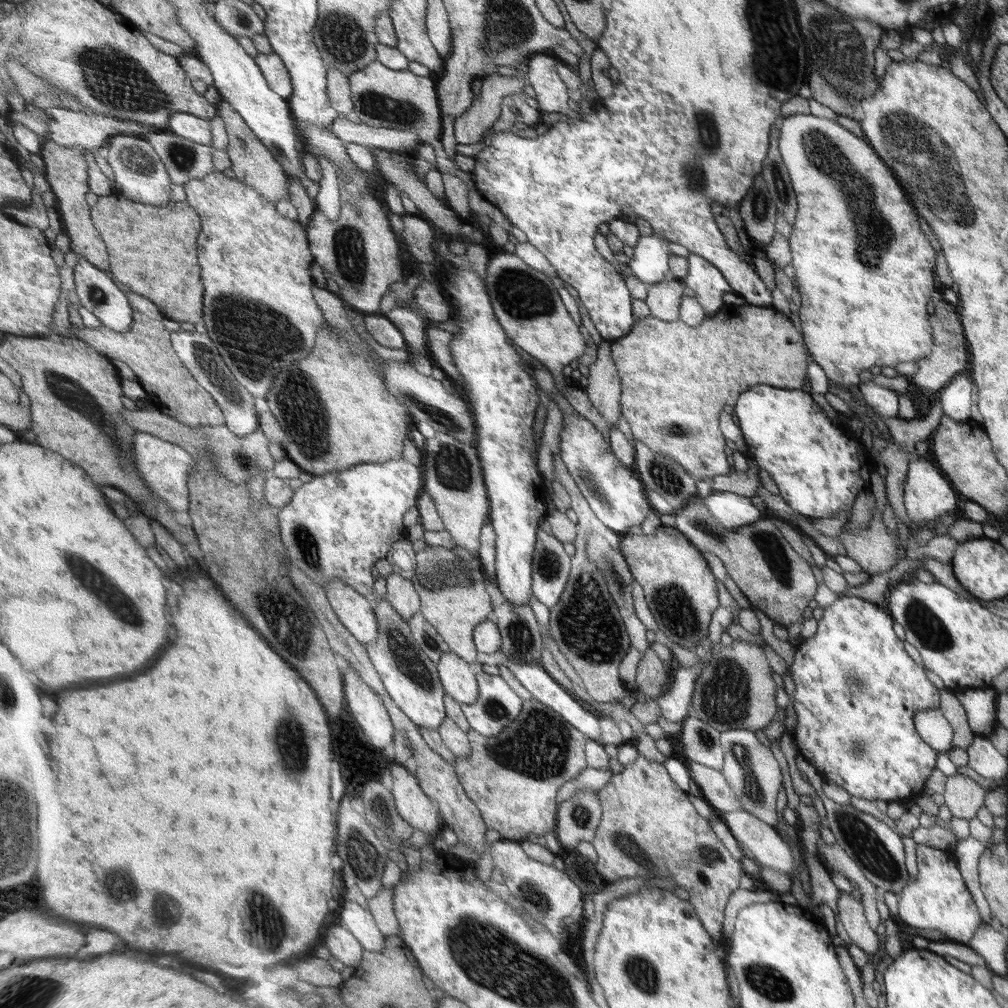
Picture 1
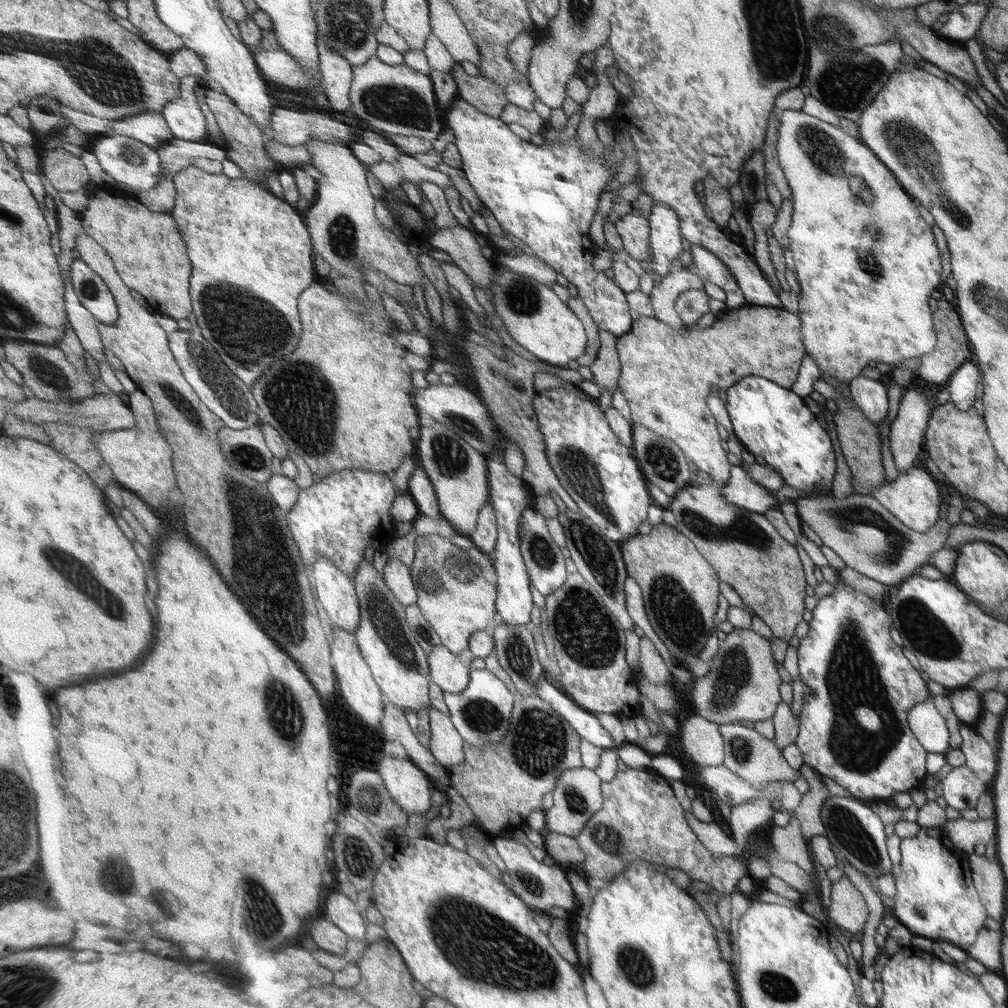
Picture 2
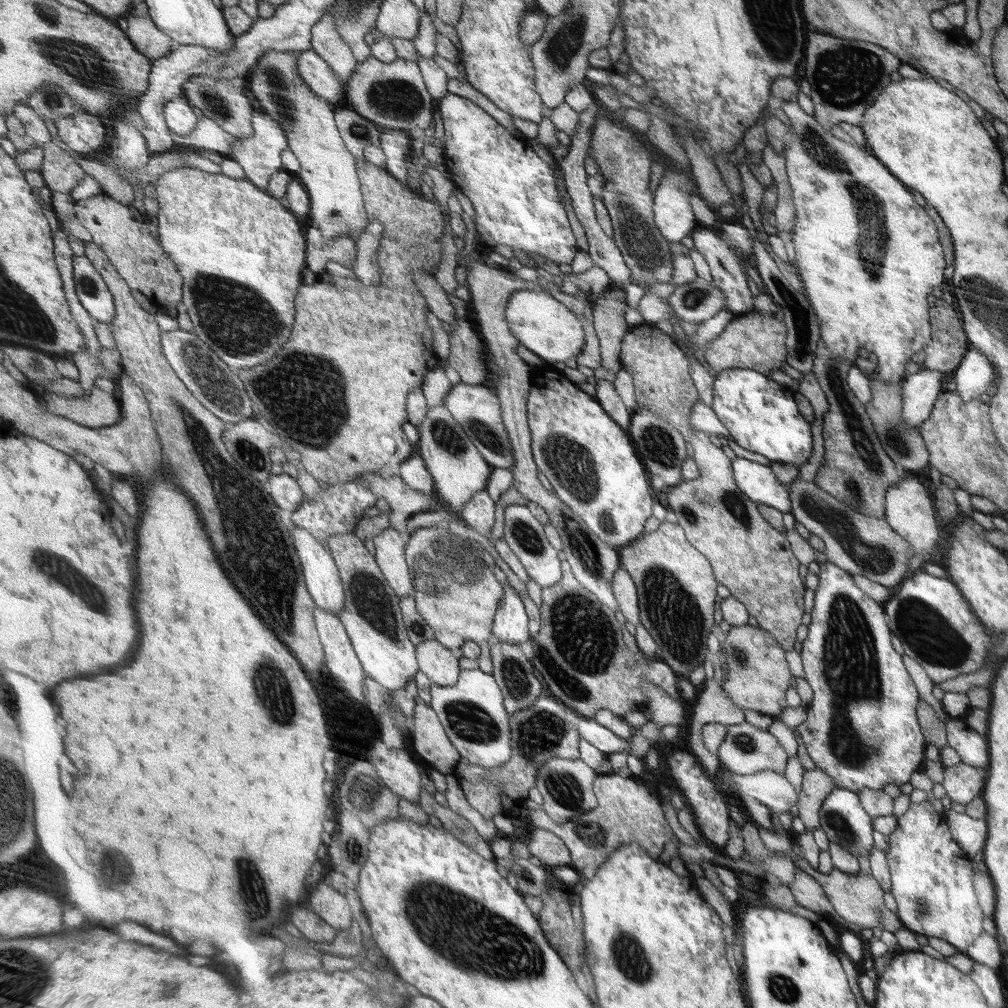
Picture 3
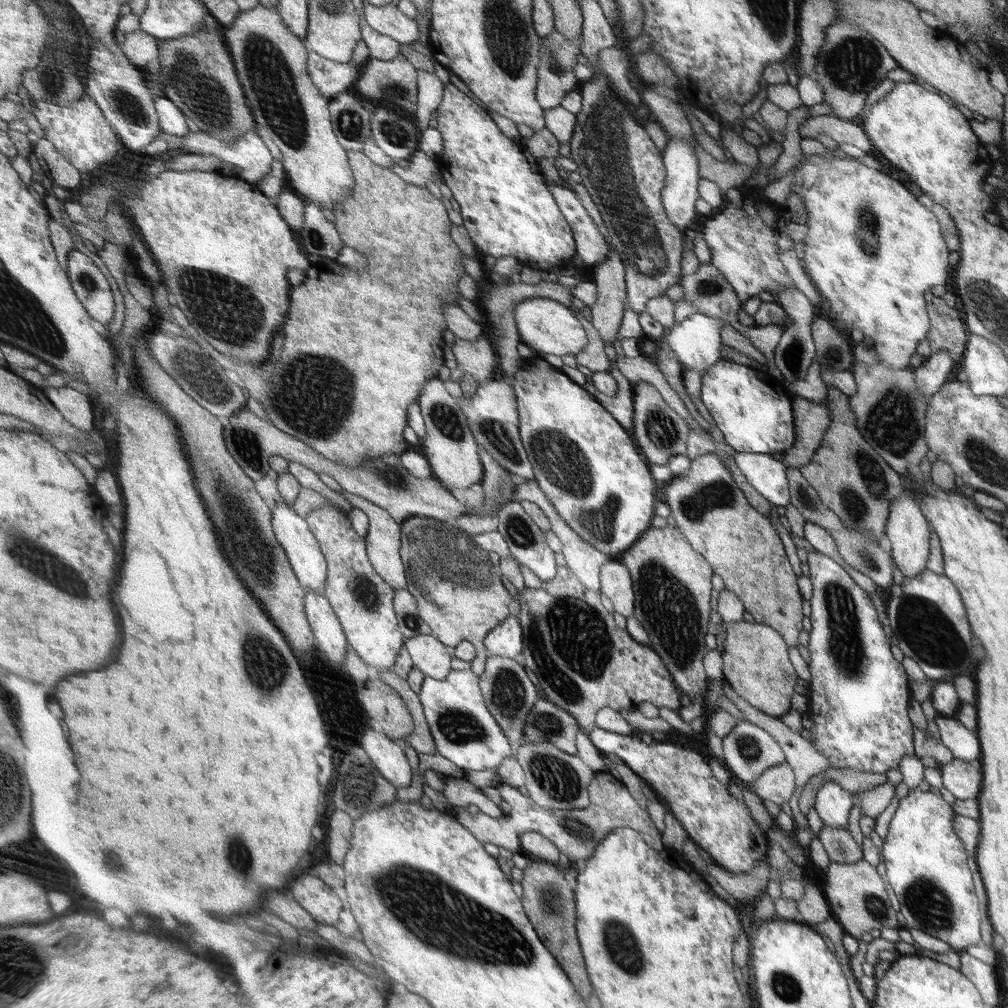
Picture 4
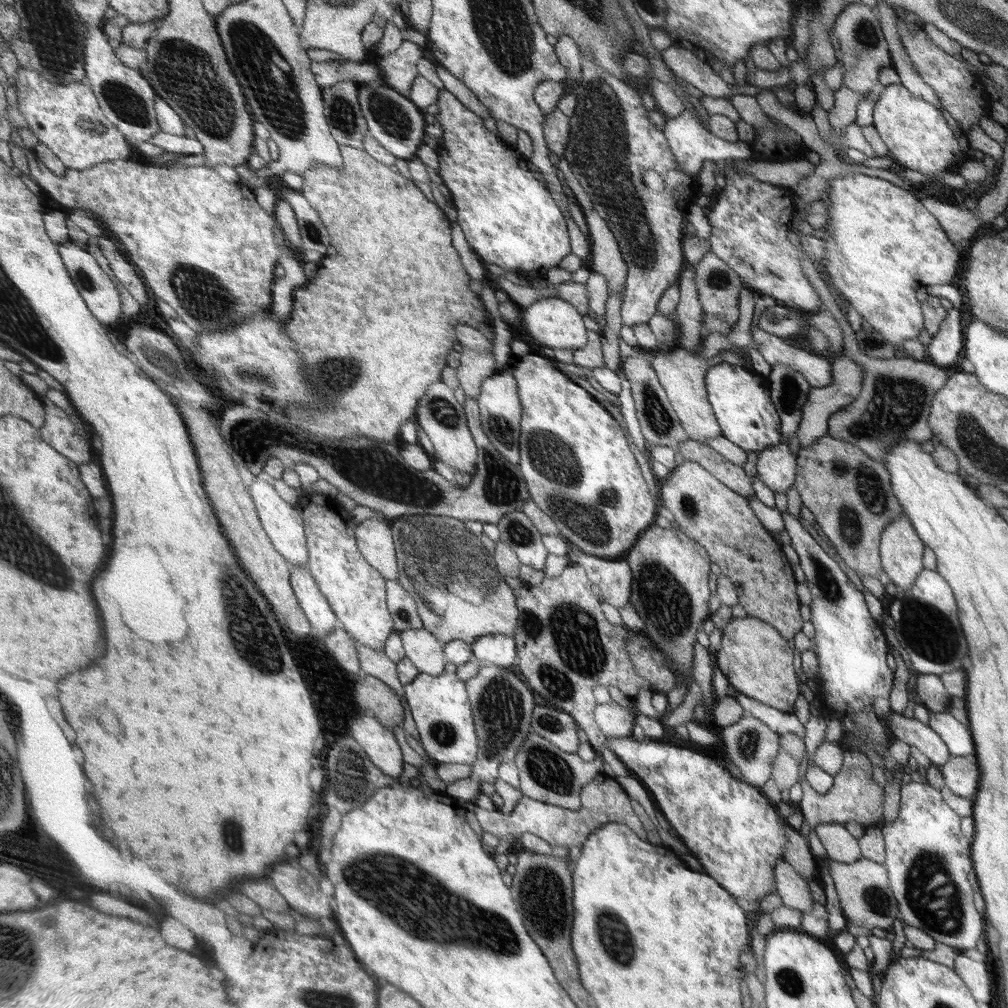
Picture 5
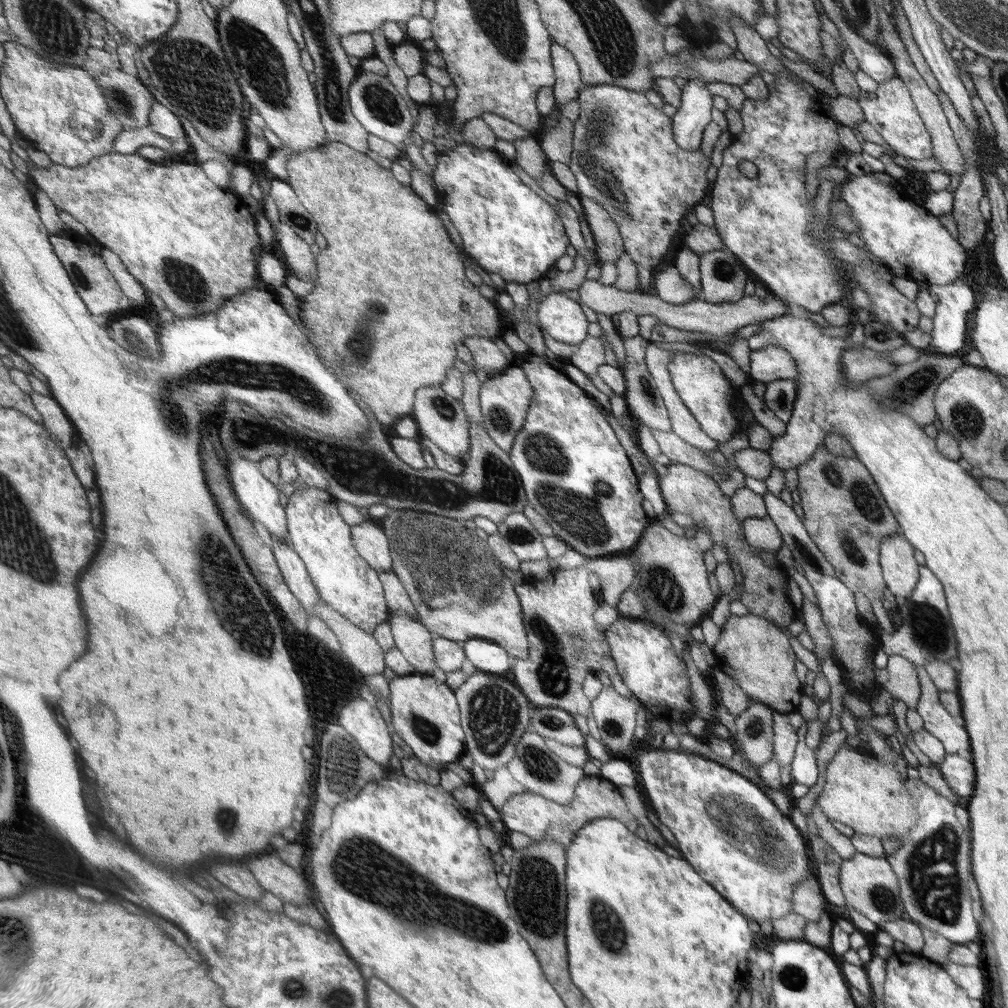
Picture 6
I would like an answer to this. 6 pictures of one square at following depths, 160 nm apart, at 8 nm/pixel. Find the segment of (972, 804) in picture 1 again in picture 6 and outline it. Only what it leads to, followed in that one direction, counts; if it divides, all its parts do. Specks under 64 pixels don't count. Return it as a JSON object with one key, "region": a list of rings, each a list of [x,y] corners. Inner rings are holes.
{"region":[[[945,754],[937,766],[948,787],[962,801],[968,799],[974,789],[974,768],[972,761],[965,761],[958,755]]]}

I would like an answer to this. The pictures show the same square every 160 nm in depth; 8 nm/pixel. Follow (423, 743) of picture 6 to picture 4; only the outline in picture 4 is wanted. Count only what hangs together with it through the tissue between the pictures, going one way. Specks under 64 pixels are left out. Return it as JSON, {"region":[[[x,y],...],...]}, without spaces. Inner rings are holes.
{"region":[[[470,669],[452,670],[444,681],[426,676],[419,698],[438,752],[465,772],[497,769],[505,758],[515,755],[502,726],[486,705],[481,678]]]}

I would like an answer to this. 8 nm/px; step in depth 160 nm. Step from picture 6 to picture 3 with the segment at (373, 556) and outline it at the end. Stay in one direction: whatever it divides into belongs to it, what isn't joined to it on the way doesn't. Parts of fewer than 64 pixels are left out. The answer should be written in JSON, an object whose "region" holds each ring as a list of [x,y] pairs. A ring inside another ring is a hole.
{"region":[[[391,525],[373,538],[376,558],[390,586],[401,598],[409,598],[416,590],[414,578],[406,559],[406,546],[410,535],[395,530]]]}

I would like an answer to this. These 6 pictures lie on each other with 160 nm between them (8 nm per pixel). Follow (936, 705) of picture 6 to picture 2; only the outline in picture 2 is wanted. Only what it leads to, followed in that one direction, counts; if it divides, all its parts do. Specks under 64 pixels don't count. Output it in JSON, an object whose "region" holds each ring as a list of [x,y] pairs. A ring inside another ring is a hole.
{"region":[[[961,724],[959,728],[961,744],[958,748],[964,756],[964,765],[974,773],[990,773],[992,778],[997,772],[998,761],[995,749],[973,729],[972,726]]]}

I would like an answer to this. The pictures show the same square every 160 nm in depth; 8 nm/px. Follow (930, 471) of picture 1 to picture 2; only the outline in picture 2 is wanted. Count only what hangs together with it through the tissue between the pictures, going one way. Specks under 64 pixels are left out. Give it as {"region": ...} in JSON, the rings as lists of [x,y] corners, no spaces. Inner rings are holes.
{"region":[[[914,467],[907,469],[904,473],[899,473],[895,480],[885,483],[881,487],[873,488],[869,491],[869,496],[886,508],[899,523],[905,526],[906,530],[921,535],[931,529],[931,524],[935,524],[937,516],[941,516],[941,514],[937,514],[941,500],[939,500],[935,480],[927,472]]]}

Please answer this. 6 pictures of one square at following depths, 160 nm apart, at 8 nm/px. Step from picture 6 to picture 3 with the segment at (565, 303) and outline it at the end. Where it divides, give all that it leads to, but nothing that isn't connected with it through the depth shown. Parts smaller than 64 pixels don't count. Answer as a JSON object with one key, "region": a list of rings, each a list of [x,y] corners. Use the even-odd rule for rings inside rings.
{"region":[[[526,288],[515,292],[508,304],[506,317],[520,344],[549,364],[576,358],[586,345],[586,330],[582,319],[570,306],[563,304],[545,290]]]}

